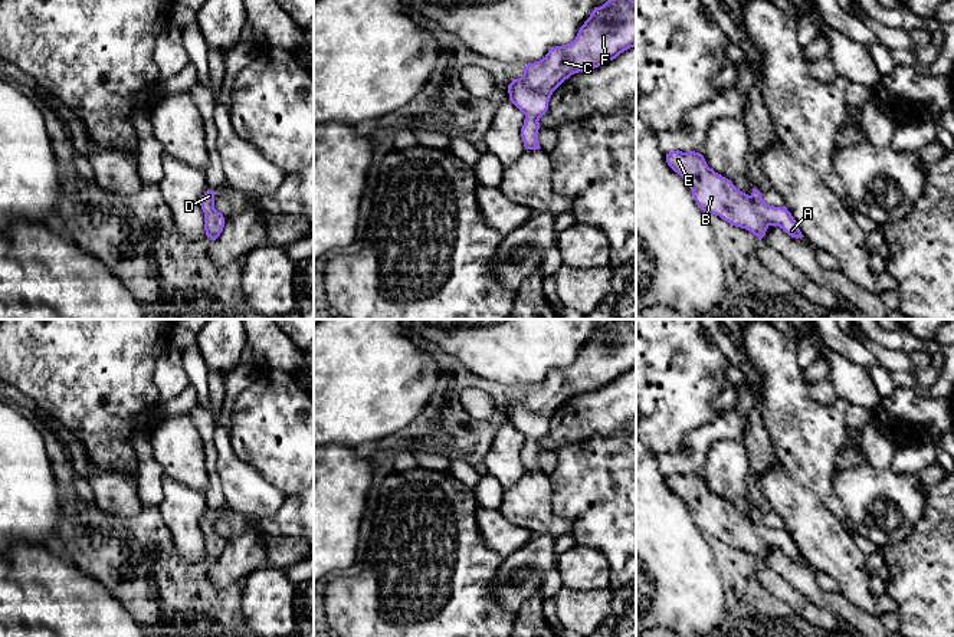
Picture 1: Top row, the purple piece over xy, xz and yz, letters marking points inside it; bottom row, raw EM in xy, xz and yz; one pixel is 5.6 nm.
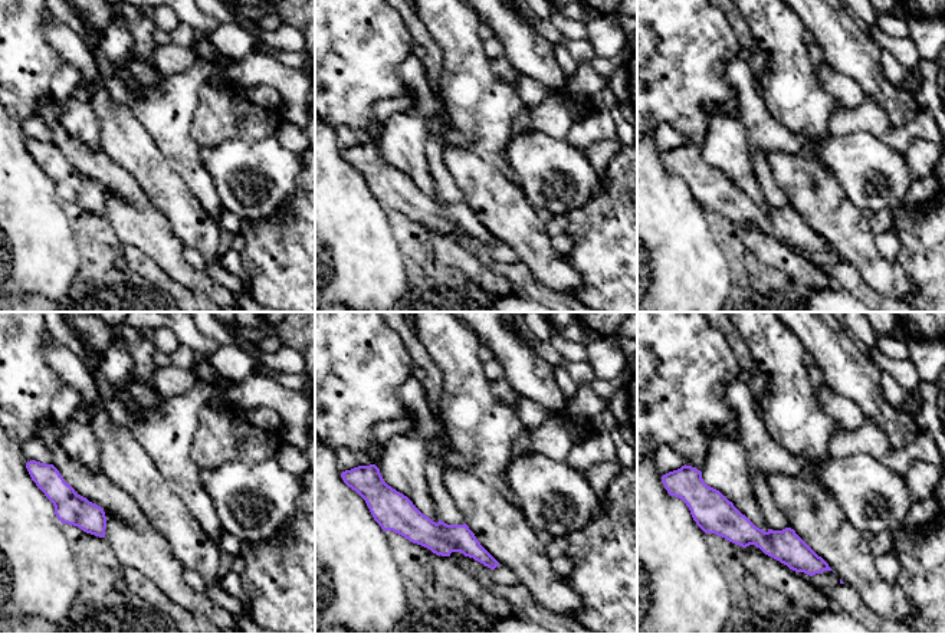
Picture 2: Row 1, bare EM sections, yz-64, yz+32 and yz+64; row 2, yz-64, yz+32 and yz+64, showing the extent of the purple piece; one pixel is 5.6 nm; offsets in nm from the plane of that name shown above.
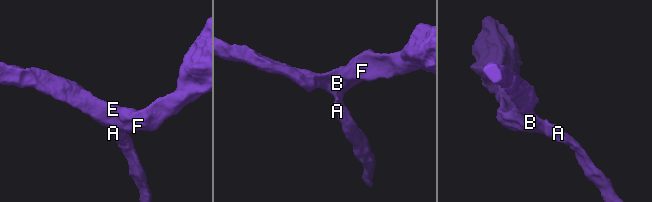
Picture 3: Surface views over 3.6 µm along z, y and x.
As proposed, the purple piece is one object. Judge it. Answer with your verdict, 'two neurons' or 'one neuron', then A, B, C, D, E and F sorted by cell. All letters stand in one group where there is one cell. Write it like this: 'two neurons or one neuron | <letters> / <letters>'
one neuron | A B C D E F

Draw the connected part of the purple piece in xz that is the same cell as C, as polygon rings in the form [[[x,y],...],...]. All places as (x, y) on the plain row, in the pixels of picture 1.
[[[613,319],[594,329],[576,361],[555,368],[508,407],[509,423],[525,437],[521,459],[525,472],[540,472],[540,440],[553,414],[571,397],[599,390],[636,368],[636,324]]]

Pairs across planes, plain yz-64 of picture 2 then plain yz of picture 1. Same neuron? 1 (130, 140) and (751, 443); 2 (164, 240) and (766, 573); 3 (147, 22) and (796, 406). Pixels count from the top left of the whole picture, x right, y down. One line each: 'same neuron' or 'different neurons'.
1: different neurons
2: different neurons
3: same neuron

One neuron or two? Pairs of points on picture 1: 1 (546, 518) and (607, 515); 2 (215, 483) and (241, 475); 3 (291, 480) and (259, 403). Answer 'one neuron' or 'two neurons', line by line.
1: two neurons
2: two neurons
3: one neuron

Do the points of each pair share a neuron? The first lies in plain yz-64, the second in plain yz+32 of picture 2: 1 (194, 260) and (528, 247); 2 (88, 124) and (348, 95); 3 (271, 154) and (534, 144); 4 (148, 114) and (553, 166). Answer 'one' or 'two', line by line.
1: two
2: two
3: one
4: two

